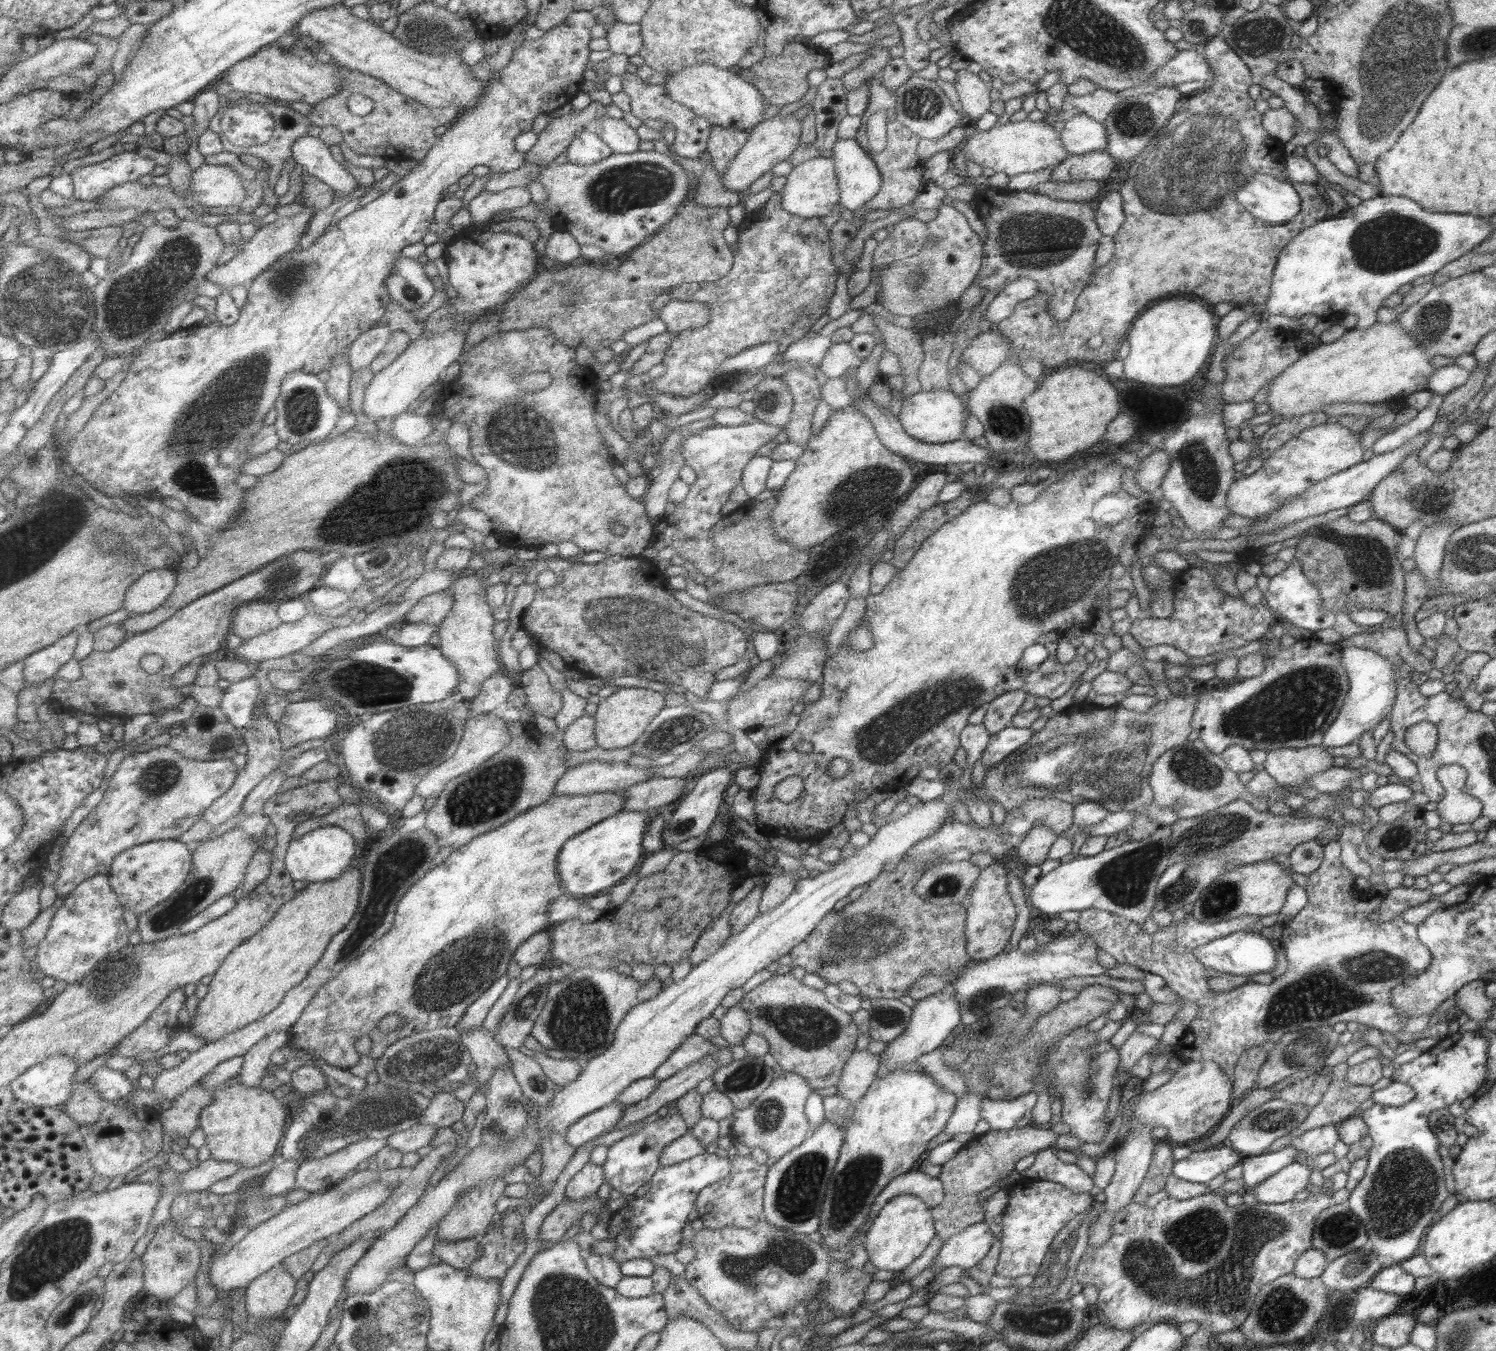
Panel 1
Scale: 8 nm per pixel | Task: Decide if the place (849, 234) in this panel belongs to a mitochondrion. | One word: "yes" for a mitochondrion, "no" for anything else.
no

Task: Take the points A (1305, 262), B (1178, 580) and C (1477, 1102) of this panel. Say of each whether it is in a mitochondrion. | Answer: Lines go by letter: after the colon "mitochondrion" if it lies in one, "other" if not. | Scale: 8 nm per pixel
A: other
B: other
C: other

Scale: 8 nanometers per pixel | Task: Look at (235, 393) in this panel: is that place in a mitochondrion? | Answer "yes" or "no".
yes

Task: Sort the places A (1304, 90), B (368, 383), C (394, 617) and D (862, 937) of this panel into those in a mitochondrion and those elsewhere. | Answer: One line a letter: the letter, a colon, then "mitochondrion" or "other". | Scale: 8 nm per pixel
A: other
B: other
C: other
D: mitochondrion

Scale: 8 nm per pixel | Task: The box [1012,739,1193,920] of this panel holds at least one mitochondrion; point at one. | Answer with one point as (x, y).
(1125, 880)

